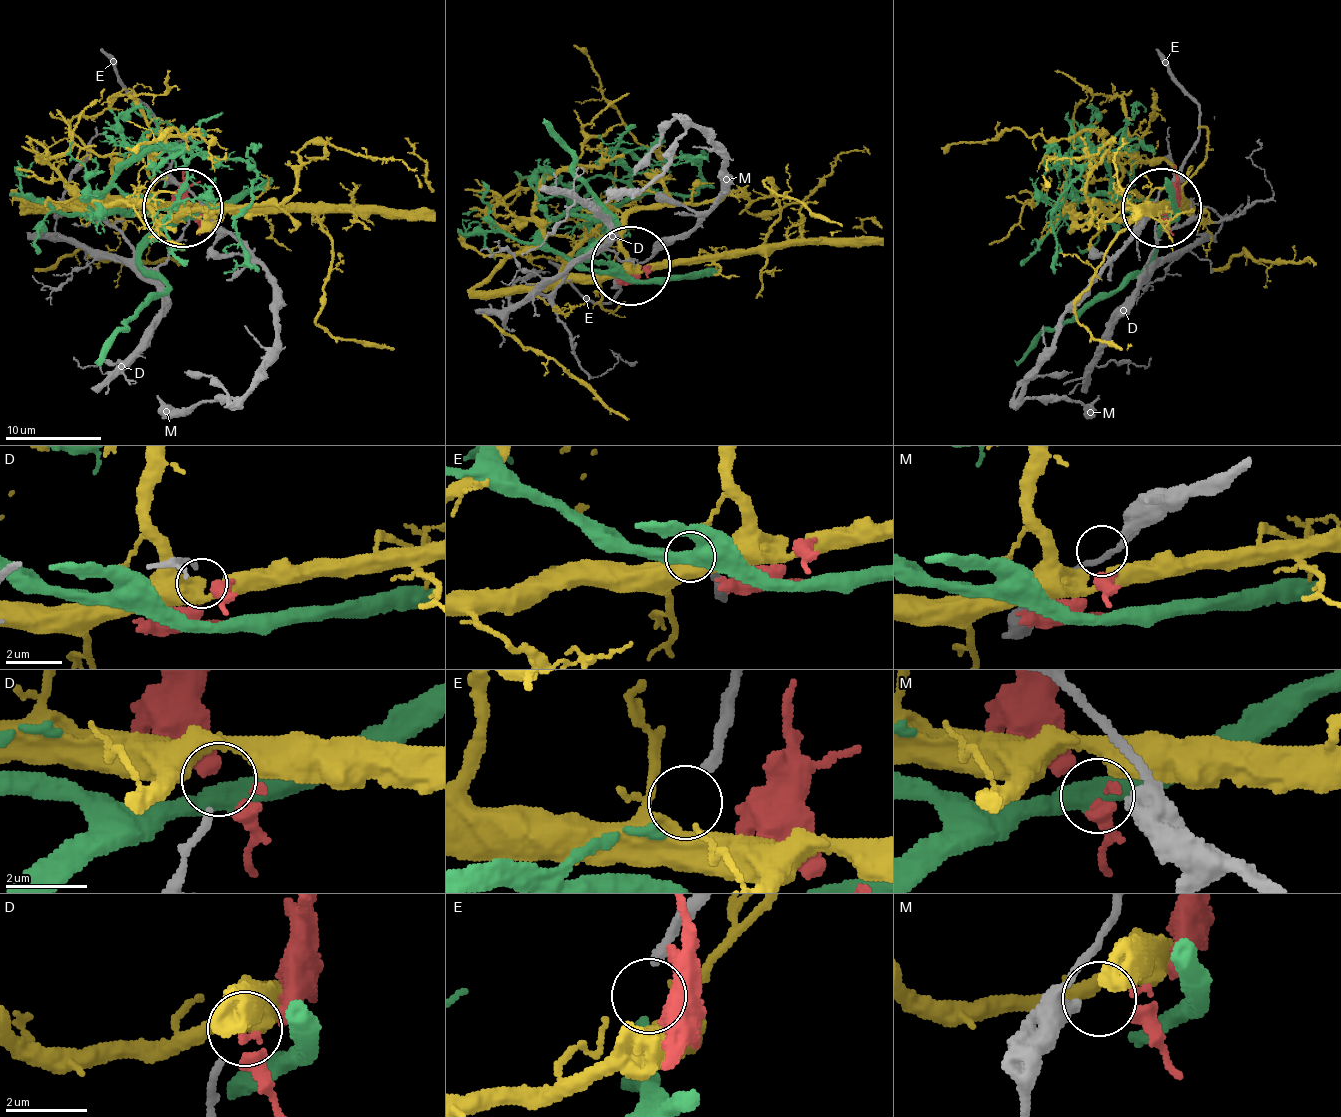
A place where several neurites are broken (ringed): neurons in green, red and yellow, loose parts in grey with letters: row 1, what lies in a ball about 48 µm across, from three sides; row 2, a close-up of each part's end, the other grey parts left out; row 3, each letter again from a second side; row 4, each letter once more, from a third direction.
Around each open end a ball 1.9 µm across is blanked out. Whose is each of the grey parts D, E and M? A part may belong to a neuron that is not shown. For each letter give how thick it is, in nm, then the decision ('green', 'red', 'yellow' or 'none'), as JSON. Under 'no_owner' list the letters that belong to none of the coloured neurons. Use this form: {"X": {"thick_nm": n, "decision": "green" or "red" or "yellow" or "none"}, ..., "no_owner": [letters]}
{"D": {"thick_nm": 180, "decision": "none"}, "E": {"thick_nm": 240, "decision": "green"}, "M": {"thick_nm": 360, "decision": "red"}, "no_owner": ["D"]}

